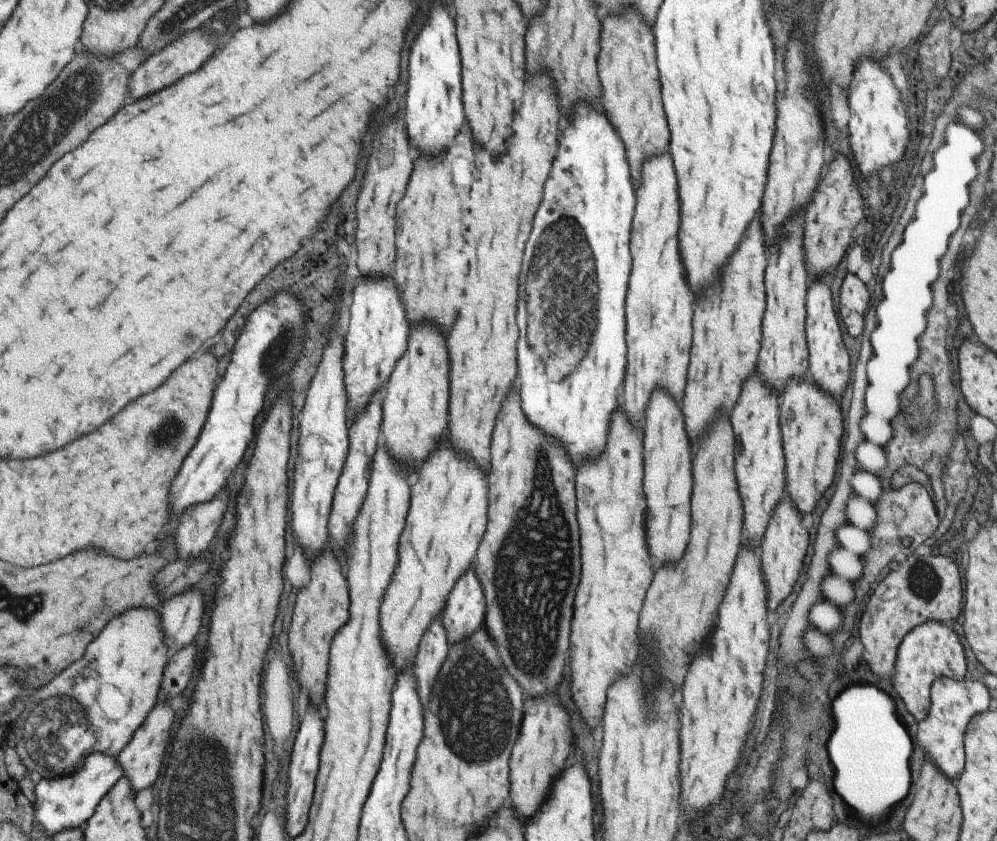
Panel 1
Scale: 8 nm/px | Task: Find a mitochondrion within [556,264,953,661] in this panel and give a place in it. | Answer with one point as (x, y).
(923, 582)

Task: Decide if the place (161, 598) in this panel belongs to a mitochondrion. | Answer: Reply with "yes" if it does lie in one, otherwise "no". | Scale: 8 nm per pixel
no

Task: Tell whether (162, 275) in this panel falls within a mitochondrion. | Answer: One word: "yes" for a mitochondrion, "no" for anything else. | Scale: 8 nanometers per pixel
no

